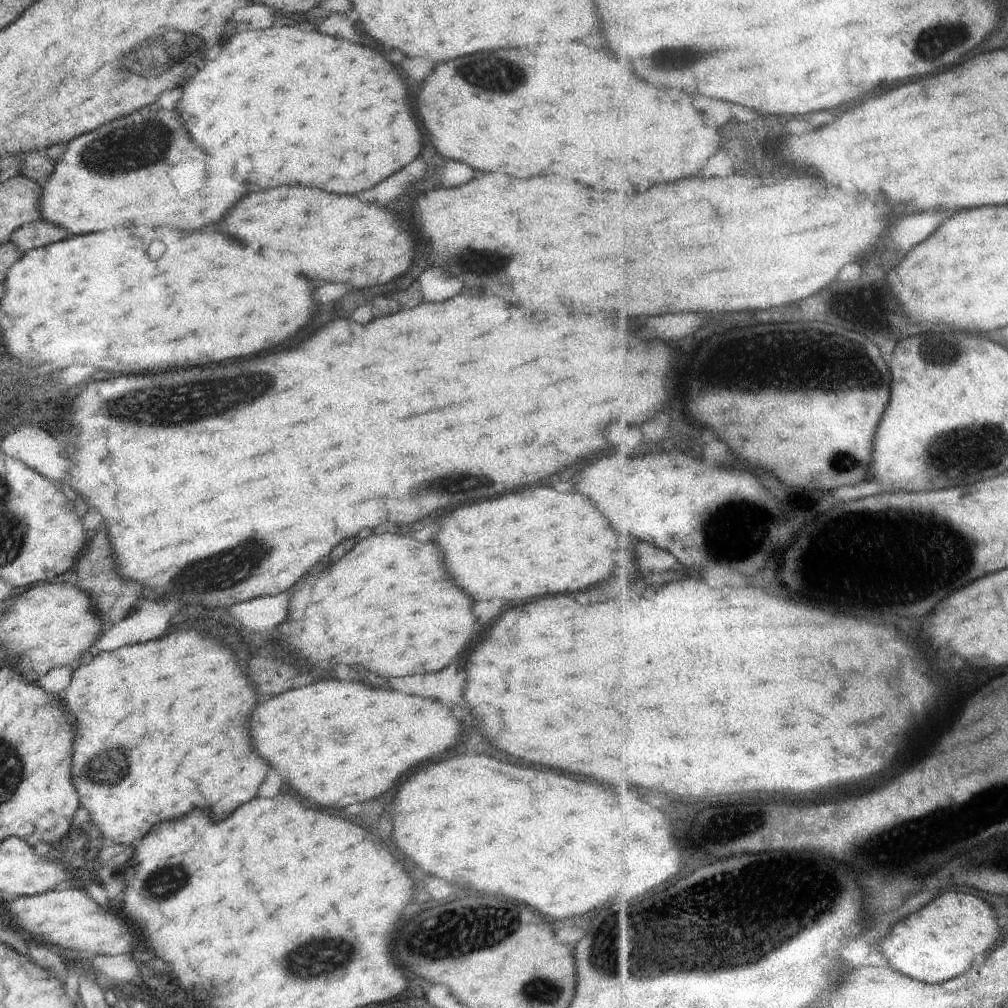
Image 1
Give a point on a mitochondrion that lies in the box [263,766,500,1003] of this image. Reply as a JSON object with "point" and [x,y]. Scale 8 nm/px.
{"point":[332,952]}

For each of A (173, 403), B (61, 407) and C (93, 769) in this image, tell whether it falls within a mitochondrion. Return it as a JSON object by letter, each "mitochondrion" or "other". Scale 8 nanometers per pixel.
{"A":"mitochondrion","B":"other","C":"mitochondrion"}

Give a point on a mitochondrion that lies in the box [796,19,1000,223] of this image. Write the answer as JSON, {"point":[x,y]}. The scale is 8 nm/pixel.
{"point":[935,40]}

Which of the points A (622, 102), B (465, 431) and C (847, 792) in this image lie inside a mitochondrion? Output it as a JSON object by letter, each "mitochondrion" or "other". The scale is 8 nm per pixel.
{"A":"other","B":"other","C":"other"}

